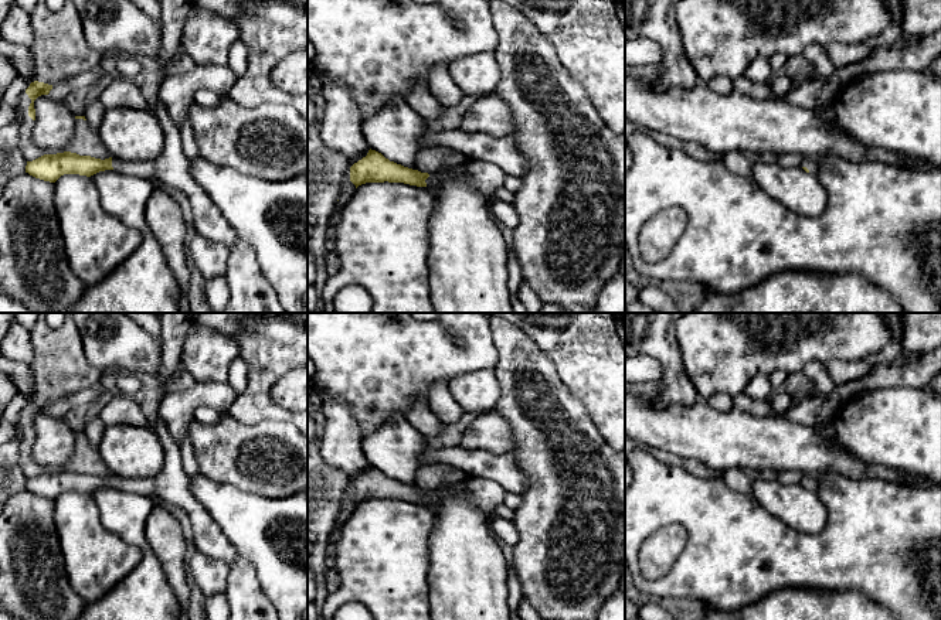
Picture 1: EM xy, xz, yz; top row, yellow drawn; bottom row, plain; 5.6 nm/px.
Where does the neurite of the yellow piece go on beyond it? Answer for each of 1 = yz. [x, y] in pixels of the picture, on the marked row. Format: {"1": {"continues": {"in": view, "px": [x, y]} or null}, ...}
{"1": {"continues": {"in": "yz", "px": [809, 163]}}}

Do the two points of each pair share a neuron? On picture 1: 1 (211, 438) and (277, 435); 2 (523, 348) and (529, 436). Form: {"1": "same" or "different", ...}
{"1": "same", "2": "same"}

